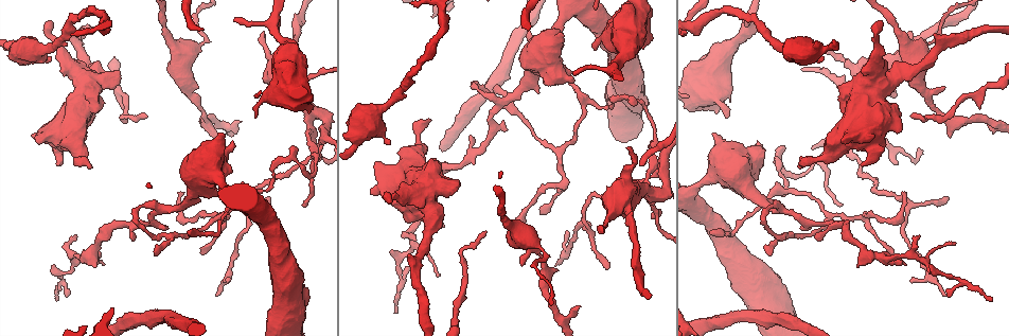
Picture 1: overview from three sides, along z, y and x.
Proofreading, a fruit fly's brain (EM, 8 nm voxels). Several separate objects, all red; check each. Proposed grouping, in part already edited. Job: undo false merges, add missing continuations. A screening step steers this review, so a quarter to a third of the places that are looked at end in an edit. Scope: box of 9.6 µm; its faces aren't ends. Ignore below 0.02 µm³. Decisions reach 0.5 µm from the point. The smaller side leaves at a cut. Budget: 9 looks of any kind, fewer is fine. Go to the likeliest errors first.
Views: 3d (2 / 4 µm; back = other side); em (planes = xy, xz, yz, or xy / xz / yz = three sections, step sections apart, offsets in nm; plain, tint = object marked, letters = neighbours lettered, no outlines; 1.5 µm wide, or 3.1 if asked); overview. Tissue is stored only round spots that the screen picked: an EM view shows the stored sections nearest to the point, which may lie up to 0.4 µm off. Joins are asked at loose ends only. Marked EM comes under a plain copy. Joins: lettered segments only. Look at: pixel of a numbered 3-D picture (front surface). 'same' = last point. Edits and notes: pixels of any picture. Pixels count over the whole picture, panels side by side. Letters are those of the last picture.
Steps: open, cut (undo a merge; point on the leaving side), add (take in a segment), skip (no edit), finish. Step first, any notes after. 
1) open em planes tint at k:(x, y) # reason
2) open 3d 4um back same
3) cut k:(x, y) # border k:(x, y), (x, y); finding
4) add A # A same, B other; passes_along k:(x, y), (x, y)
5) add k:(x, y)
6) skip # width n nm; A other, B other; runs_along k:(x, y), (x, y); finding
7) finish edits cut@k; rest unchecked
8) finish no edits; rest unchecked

open 3d 2um at 1:(133, 216) # sharp bend

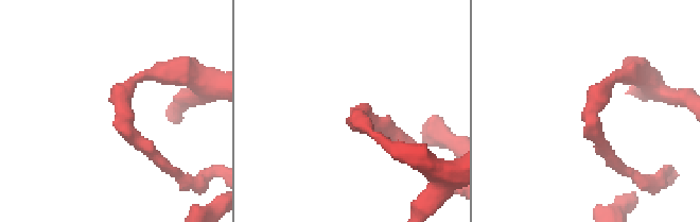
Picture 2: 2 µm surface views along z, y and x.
open em xz step 4 tint at 2:(121, 109) # now the EM

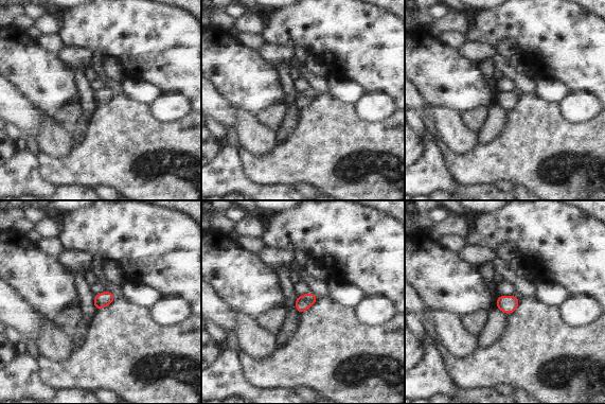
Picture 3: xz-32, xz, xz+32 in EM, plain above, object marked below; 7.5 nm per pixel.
open em planes letters same # cut it another way

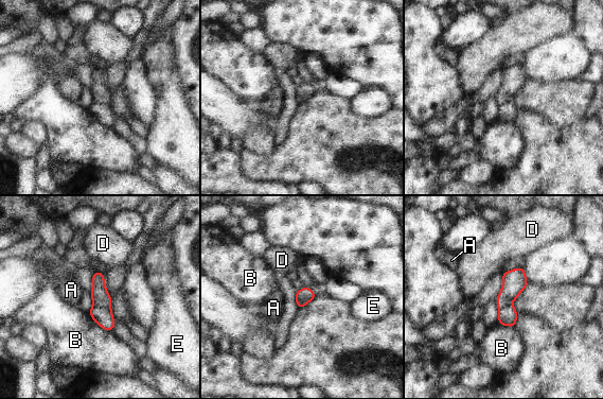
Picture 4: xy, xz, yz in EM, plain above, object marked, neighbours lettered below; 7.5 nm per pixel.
cut 4:(103, 316) # A other, B other, D other, E other; border 4:(93, 305), (110, 310); two cells meet here

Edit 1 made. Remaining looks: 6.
open overview # redraw

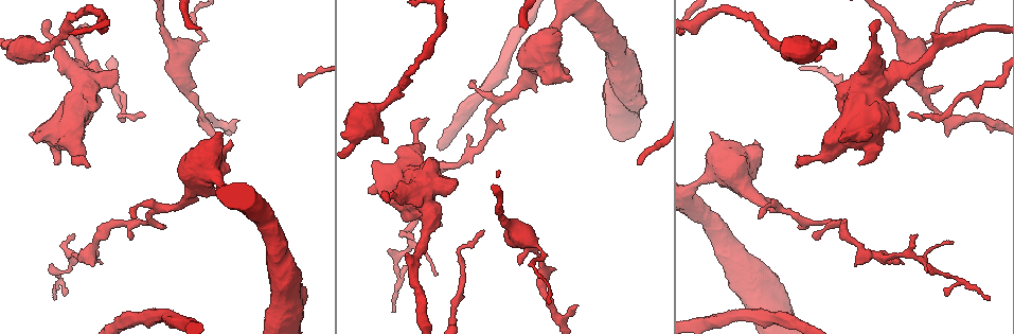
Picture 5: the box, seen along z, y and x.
open em xy step 8 letters at 5:(820, 57) # an open end

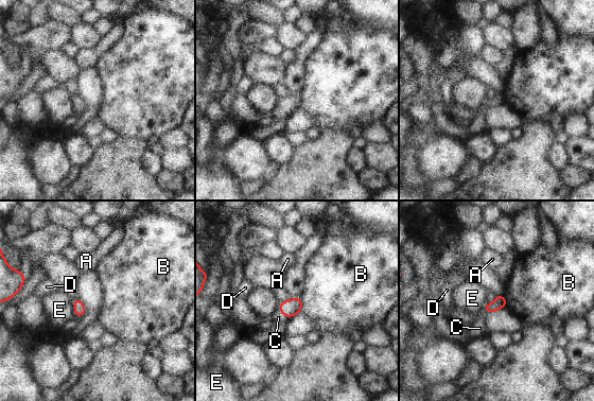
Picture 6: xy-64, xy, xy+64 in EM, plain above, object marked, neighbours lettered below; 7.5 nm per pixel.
add C # A other, B other, C same, D other, E other; it goes on there

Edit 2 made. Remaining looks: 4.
open overview # redraw

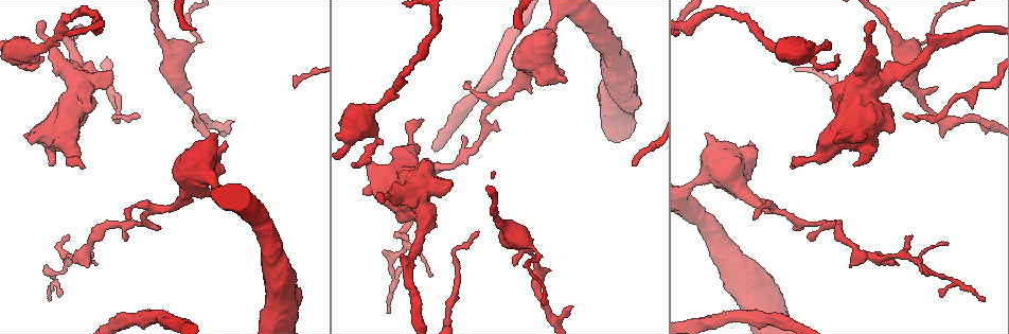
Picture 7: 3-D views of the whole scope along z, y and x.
open 3d 2um at 7:(478, 232) # tapers out

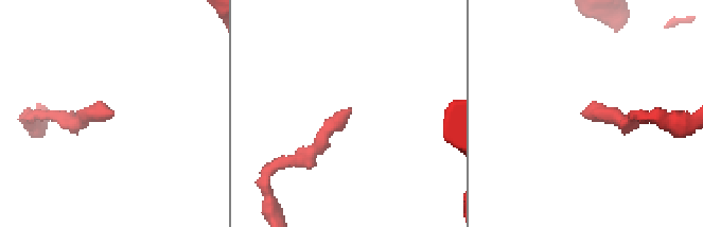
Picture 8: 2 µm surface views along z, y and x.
open em planes letters at 8:(351, 107) # now the EM

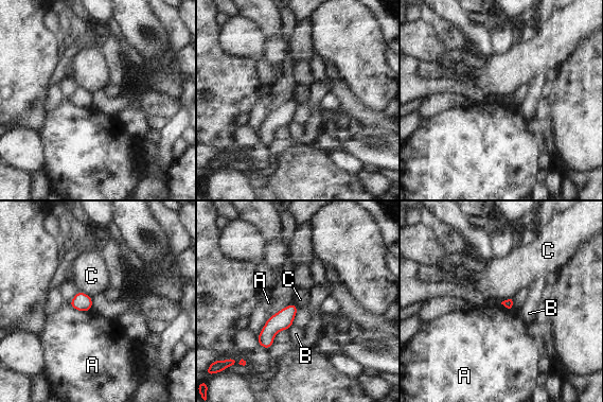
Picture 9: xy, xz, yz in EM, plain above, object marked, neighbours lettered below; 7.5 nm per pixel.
skip # longest_contact A 190 nm; A other, B other, C other; no lettered segment goes on from it

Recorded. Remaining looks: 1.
finish edits cut@4, add@6; rest unchecked

